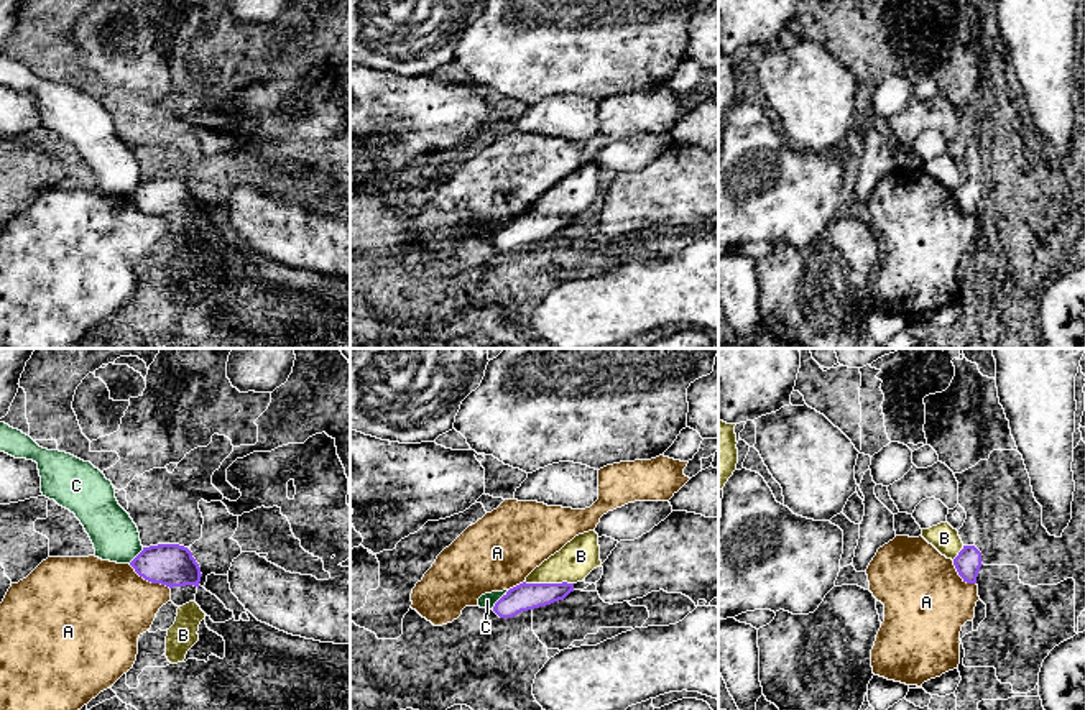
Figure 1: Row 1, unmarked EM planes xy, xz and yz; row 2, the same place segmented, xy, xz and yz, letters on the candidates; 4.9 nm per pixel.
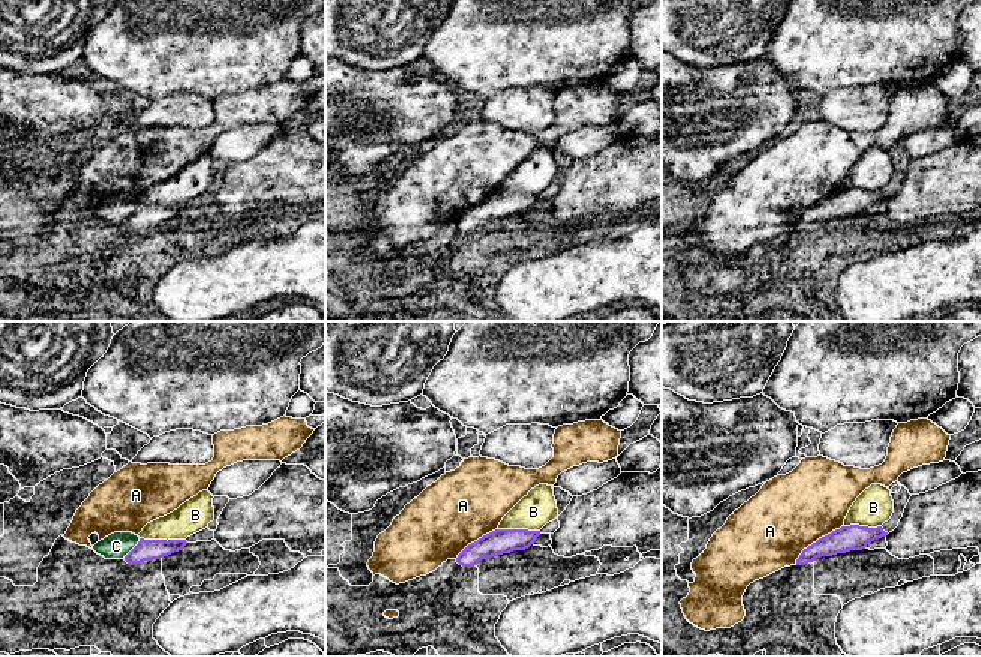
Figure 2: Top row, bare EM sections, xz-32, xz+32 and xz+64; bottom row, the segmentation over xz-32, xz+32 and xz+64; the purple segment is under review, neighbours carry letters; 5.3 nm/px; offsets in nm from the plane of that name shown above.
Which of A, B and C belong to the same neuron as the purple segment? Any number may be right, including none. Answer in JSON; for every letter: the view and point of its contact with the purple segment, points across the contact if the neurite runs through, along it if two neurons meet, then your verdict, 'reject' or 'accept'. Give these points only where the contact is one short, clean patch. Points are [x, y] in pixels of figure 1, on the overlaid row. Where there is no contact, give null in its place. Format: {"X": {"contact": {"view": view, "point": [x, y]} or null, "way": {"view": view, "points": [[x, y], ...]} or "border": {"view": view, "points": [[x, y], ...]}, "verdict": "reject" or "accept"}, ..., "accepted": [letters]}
{"A": {"contact": {"view": "xy", "point": [150, 580]}, "verdict": "reject"}, "B": {"contact": {"view": "xz", "point": [549, 584]}, "verdict": "reject"}, "C": {"contact": {"view": "xz", "point": [498, 600]}, "border": {"view": "xz", "points": [[508, 590], [492, 608]]}, "verdict": "reject"}, "accepted": []}

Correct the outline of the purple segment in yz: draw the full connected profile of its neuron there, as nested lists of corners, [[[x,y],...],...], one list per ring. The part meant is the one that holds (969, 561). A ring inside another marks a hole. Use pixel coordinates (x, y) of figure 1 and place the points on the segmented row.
[[[963,546],[963,549],[953,559],[953,565],[963,582],[976,583],[980,567],[983,565],[981,552],[975,546]]]

